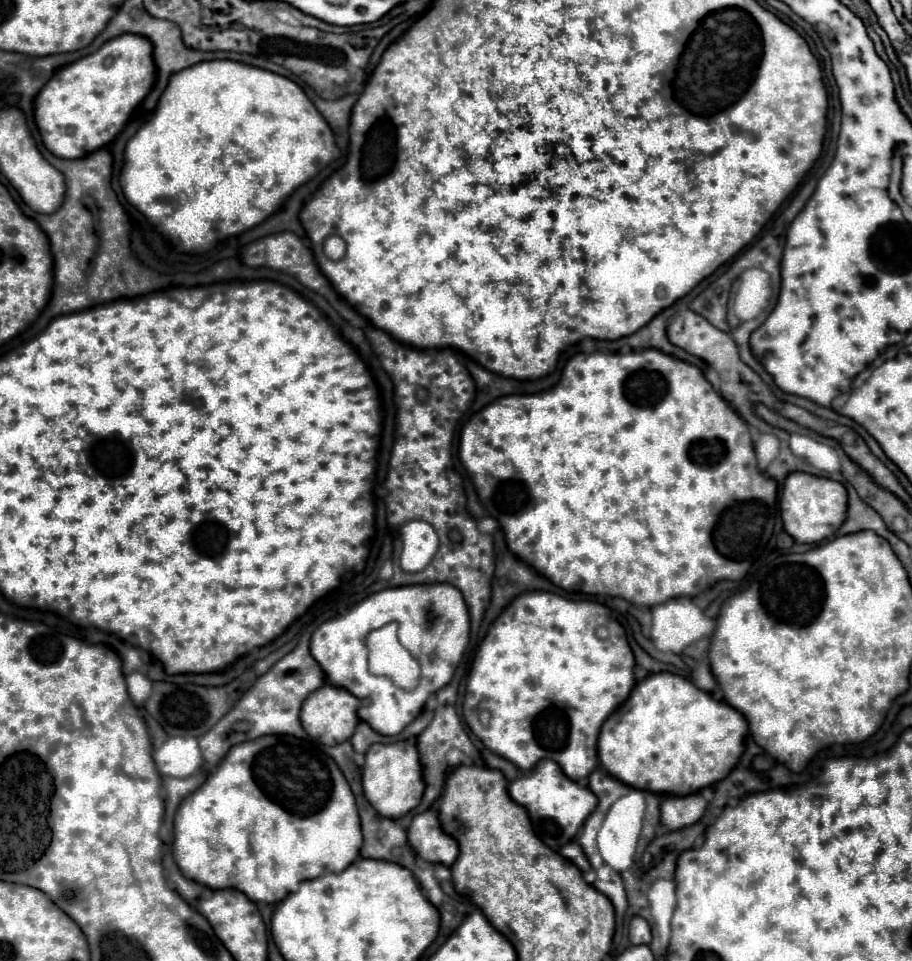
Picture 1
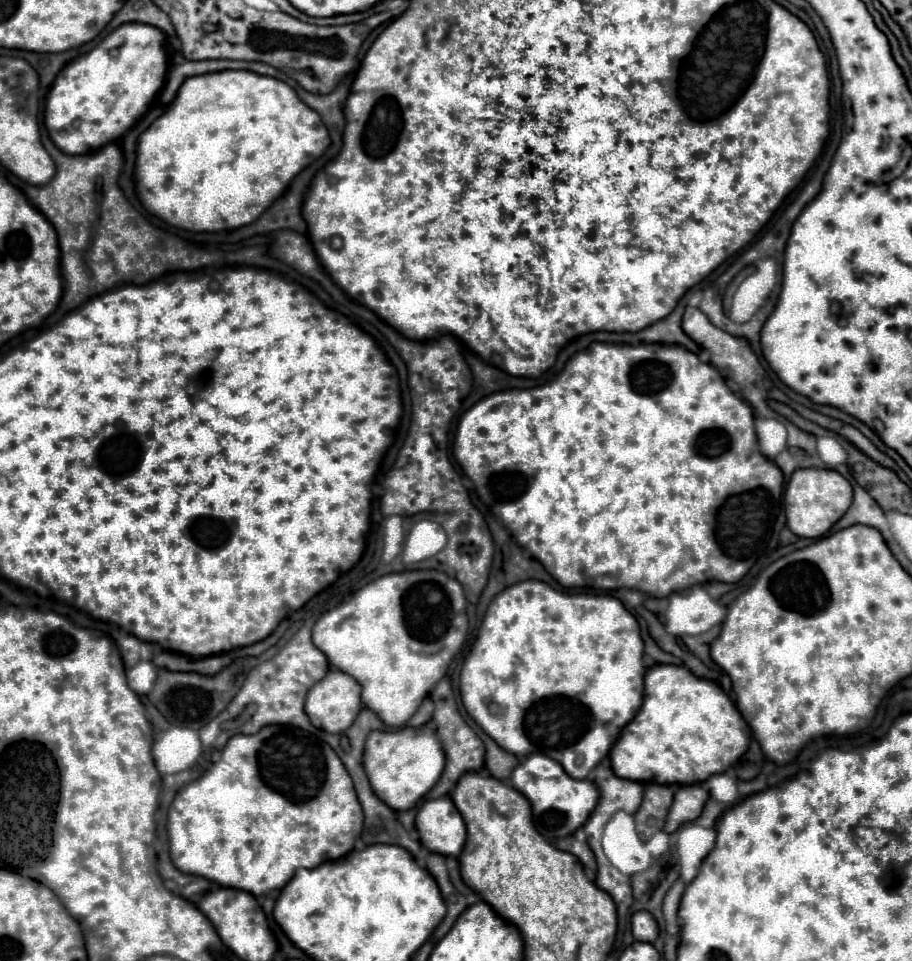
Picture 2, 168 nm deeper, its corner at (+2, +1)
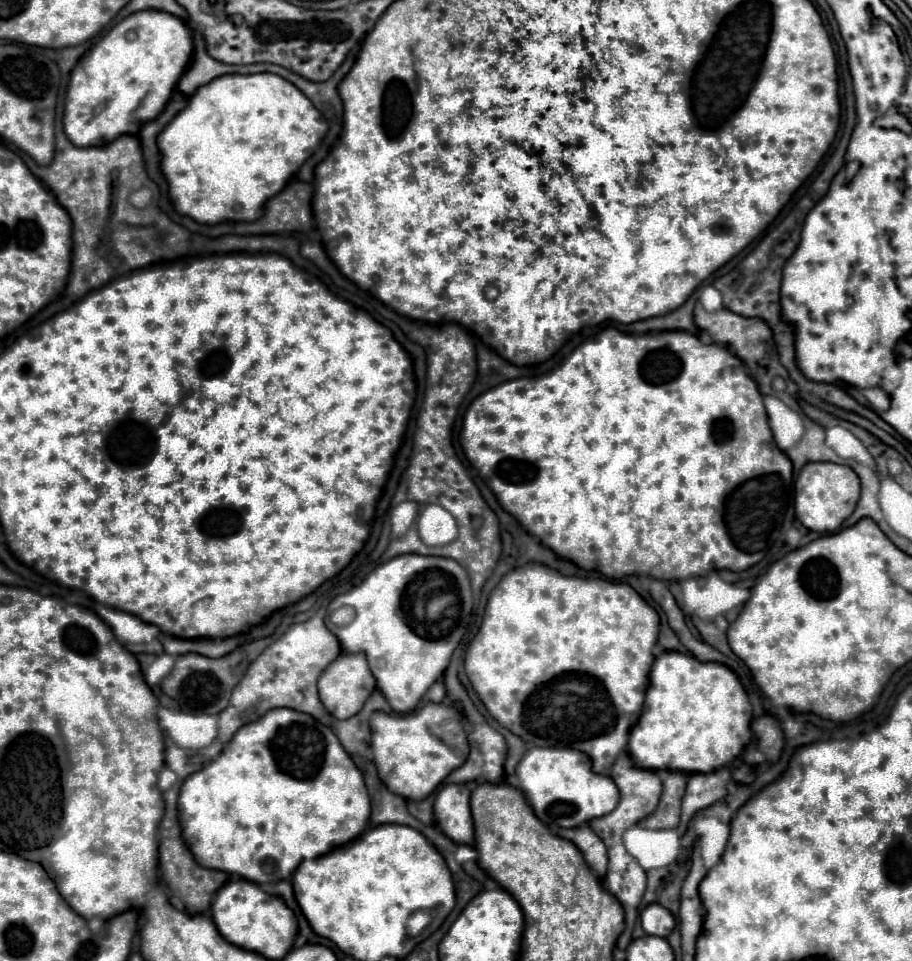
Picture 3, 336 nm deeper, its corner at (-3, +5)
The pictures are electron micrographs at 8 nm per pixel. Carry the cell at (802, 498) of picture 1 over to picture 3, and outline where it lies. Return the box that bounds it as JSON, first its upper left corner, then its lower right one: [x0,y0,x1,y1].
[795,462,859,532]

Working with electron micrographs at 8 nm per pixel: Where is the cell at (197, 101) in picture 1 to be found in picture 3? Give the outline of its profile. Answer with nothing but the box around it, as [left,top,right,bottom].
[157,74,327,224]

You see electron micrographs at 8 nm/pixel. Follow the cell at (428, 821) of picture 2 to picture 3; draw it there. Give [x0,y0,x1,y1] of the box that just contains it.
[433,784,473,844]

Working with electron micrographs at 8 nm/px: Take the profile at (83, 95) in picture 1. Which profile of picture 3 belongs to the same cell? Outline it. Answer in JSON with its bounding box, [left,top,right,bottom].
[63,10,193,146]

